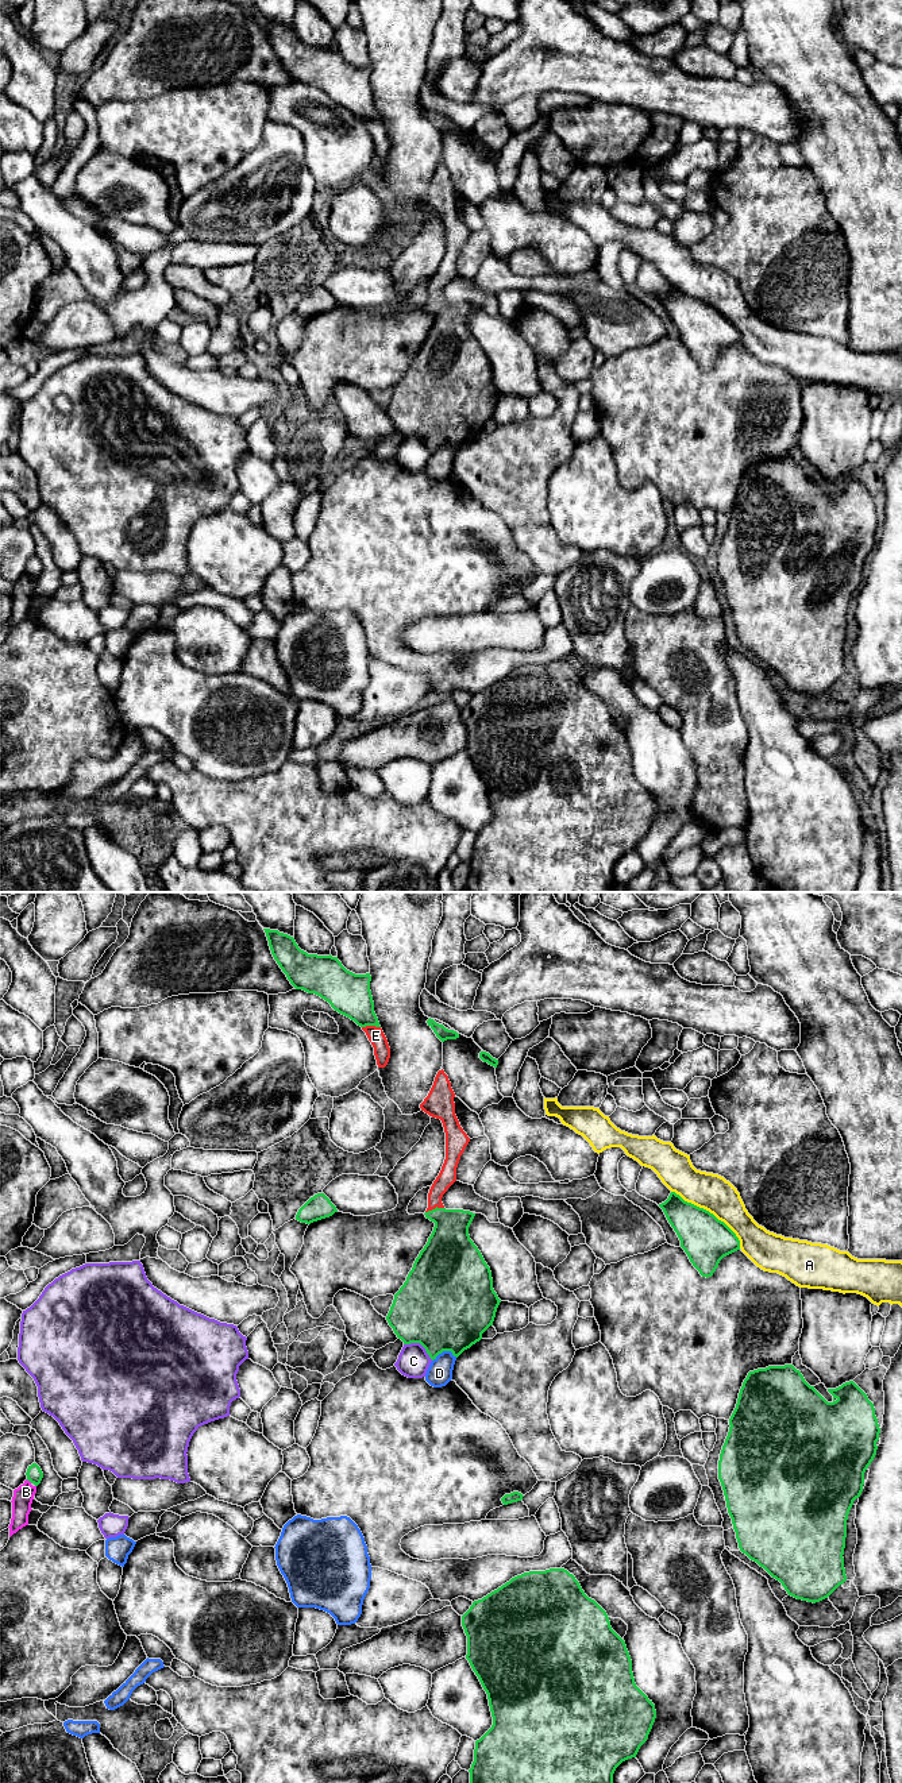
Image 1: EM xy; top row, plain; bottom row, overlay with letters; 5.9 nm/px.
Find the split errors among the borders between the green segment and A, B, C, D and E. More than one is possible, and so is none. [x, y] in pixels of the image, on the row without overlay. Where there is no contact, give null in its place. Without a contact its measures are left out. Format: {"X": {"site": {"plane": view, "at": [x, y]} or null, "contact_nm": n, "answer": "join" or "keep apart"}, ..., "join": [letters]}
{"A": {"site": {"plane": "xy", "at": [709, 305]}, "contact_nm": 550, "answer": "keep apart"}, "B": {"site": {"plane": "xy", "at": [29, 572]}, "contact_nm": 40, "answer": "keep apart"}, "C": {"site": {"plane": "xy", "at": [420, 436]}, "contact_nm": 200, "answer": "keep apart"}, "D": {"site": {"plane": "xy", "at": [444, 443]}, "contact_nm": 150, "answer": "keep apart"}, "E": {"site": {"plane": "xy", "at": [370, 118]}, "contact_nm": 110, "answer": "join"}, "join": ["E"]}

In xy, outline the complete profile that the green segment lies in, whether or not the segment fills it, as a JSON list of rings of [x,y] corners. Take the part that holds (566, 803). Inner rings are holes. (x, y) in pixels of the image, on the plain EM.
[[[550,661],[517,668],[482,692],[474,694],[462,709],[462,719],[467,729],[466,752],[487,787],[493,810],[492,821],[475,834],[467,892],[613,892],[613,867],[622,854],[636,850],[652,822],[656,803],[636,779],[625,734],[612,722],[606,705],[585,687],[573,667],[564,661]]]

